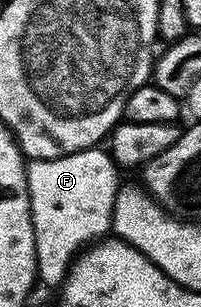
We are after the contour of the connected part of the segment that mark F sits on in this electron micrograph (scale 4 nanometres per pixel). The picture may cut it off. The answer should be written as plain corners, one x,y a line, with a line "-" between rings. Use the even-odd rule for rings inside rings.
102,147
82,149
78,153
66,153
63,157
47,161
31,160
27,164
26,182
30,192
30,214
36,235
37,280
41,284
43,281
46,285
61,286
79,254
91,243
105,238
111,232
114,204
120,188
118,172
120,169
113,156

